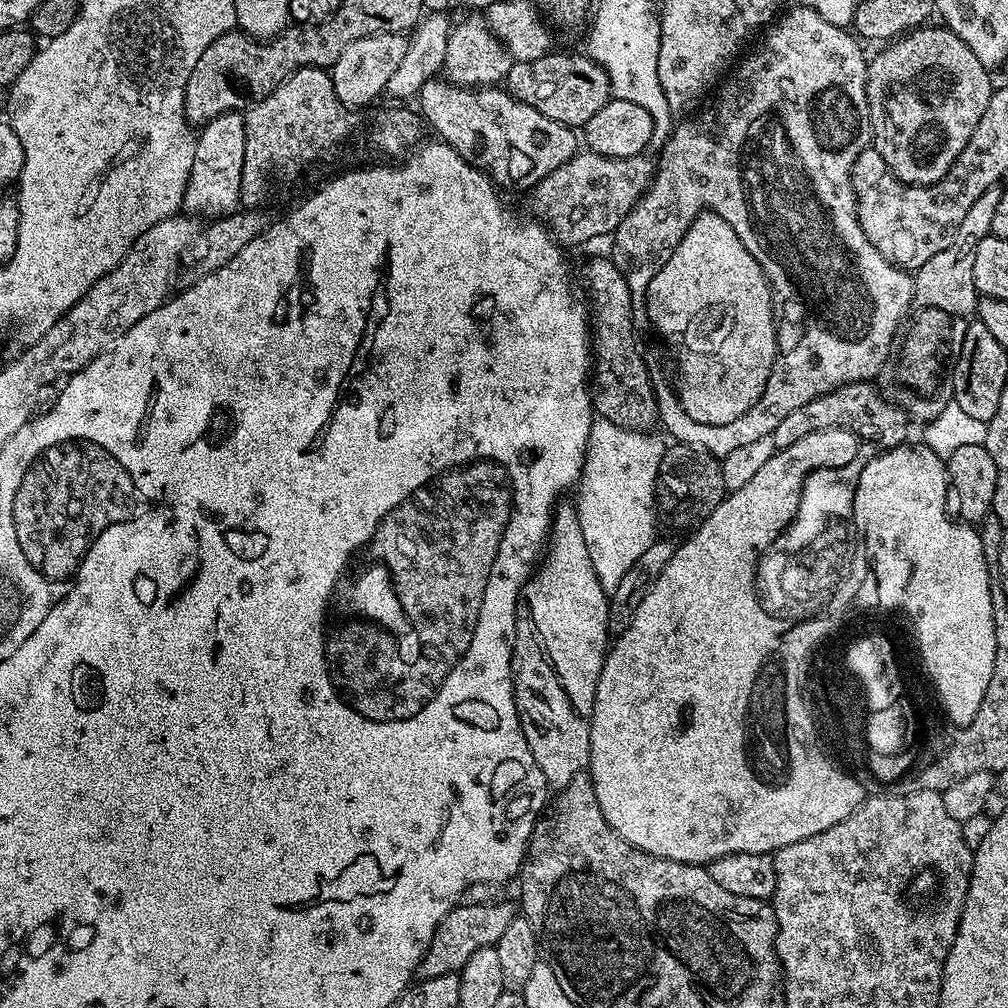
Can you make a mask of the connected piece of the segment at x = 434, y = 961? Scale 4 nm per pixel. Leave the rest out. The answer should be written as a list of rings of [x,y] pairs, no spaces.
[[[461,902],[452,908],[450,914],[446,914],[446,918],[438,926],[426,954],[420,959],[419,975],[429,980],[438,978],[442,974],[459,973],[460,969],[466,966],[470,954],[474,954],[474,950],[495,946],[498,938],[502,938],[502,934],[506,931],[506,926],[510,926],[510,922],[517,919],[518,916],[518,908],[515,903],[512,903],[513,905],[504,903],[469,904]]]

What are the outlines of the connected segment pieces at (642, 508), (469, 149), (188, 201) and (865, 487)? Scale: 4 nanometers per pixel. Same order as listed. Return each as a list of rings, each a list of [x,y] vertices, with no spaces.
[[[601,418],[593,419],[592,422],[588,449],[584,455],[584,468],[578,481],[580,497],[574,500],[574,507],[582,526],[582,538],[586,538],[586,550],[590,550],[590,562],[594,562],[594,572],[598,574],[598,582],[609,594],[616,589],[618,582],[622,582],[626,570],[630,570],[630,566],[634,566],[634,562],[642,558],[642,553],[658,536],[656,479],[660,476],[660,463],[666,444],[652,435],[656,434],[651,431],[632,432]]]
[[[433,78],[422,86],[419,115],[468,164],[488,173],[492,183],[504,188],[531,190],[542,178],[565,164],[578,151],[578,136],[564,124],[538,114],[534,106],[516,100],[500,86],[461,88],[444,78]]]
[[[244,112],[218,114],[218,118],[208,121],[196,136],[194,162],[190,166],[190,178],[184,195],[183,211],[197,212],[208,218],[221,218],[229,212],[237,211],[240,204],[242,186],[242,162],[246,154],[244,137]]]
[[[923,443],[911,444],[881,451],[876,454],[880,456],[871,457],[867,461],[868,472],[864,472],[864,480],[860,480],[860,496],[856,496],[856,516],[860,516],[860,520],[864,520],[864,528],[868,528],[868,532],[872,532],[872,528],[880,528],[880,532],[872,532],[872,536],[884,536],[884,540],[888,540],[888,544],[896,544],[896,553],[899,554],[901,562],[906,565],[910,574],[908,588],[903,592],[902,598],[906,598],[908,612],[912,612],[912,616],[916,616],[916,625],[920,627],[922,643],[930,650],[932,676],[936,676],[936,685],[940,687],[940,696],[944,696],[944,704],[948,704],[943,715],[946,720],[953,724],[953,729],[959,730],[970,726],[970,722],[974,722],[974,714],[978,714],[978,706],[982,706],[982,698],[986,698],[986,686],[990,686],[990,674],[994,674],[996,639],[994,638],[994,614],[992,613],[992,599],[990,598],[990,586],[994,583],[994,580],[988,571],[986,554],[979,531],[967,522],[957,522],[955,519],[952,521],[948,517],[950,481],[945,461],[938,454],[934,454],[934,450],[924,447]]]

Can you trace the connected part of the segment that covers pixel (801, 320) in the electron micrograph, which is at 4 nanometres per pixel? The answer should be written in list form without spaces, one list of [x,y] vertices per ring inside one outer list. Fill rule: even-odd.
[[[799,6],[790,8],[759,37],[759,40],[761,39],[760,45],[749,54],[748,60],[741,59],[739,61],[739,64],[741,63],[740,69],[738,69],[738,64],[735,71],[731,73],[731,76],[733,75],[732,80],[725,79],[723,81],[723,84],[725,83],[724,89],[722,89],[722,84],[719,89],[719,92],[721,91],[720,97],[713,102],[712,108],[706,109],[701,116],[693,115],[688,118],[693,118],[693,120],[688,120],[685,124],[677,123],[673,127],[672,135],[668,137],[664,149],[658,154],[658,167],[656,175],[652,178],[652,184],[644,191],[644,196],[634,206],[634,210],[630,210],[630,214],[626,214],[626,218],[622,218],[622,222],[610,240],[612,243],[610,258],[616,263],[621,274],[625,272],[654,272],[658,274],[658,270],[662,270],[662,266],[666,266],[670,254],[674,254],[674,250],[682,242],[682,238],[688,232],[688,227],[692,224],[692,219],[702,209],[711,210],[718,213],[722,218],[726,218],[726,222],[730,222],[730,226],[734,226],[734,234],[738,234],[738,238],[742,238],[742,246],[746,246],[746,250],[750,250],[750,254],[754,254],[754,258],[766,274],[768,285],[772,288],[772,307],[776,318],[776,361],[772,367],[770,378],[766,382],[766,390],[762,390],[762,398],[758,402],[754,402],[754,406],[750,406],[750,410],[746,410],[746,414],[742,414],[742,418],[734,418],[734,422],[726,422],[722,426],[710,426],[702,422],[694,422],[694,418],[690,418],[690,414],[686,414],[686,410],[682,410],[682,402],[676,394],[675,387],[669,381],[667,384],[660,376],[653,375],[651,377],[652,389],[656,395],[656,411],[662,428],[664,424],[665,430],[672,435],[673,441],[689,444],[692,448],[701,448],[703,452],[709,452],[710,455],[717,458],[730,455],[734,450],[738,450],[738,446],[750,446],[750,442],[758,442],[758,438],[771,436],[774,426],[778,426],[778,422],[782,422],[782,418],[786,418],[786,414],[790,414],[790,410],[798,410],[798,406],[806,406],[806,402],[810,402],[822,394],[830,394],[830,390],[838,390],[844,384],[863,384],[875,381],[890,354],[892,339],[896,337],[904,317],[908,315],[908,304],[912,300],[913,277],[905,269],[898,268],[886,258],[882,258],[882,254],[878,254],[878,250],[874,250],[870,238],[866,238],[866,234],[856,217],[856,195],[852,189],[852,167],[858,154],[862,154],[862,150],[872,144],[872,123],[870,122],[868,95],[866,94],[868,60],[866,55],[864,56],[863,50],[860,49],[861,41],[847,27],[830,26],[830,22],[826,22],[820,14],[814,14],[814,10]]]

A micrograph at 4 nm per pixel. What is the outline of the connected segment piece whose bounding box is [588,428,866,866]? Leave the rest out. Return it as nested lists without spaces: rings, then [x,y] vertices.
[[[831,428],[806,434],[806,438],[794,442],[794,446],[777,450],[770,462],[766,462],[750,482],[746,482],[746,486],[728,492],[724,501],[708,513],[689,535],[693,536],[677,547],[674,558],[666,562],[666,570],[658,574],[658,582],[650,586],[650,594],[642,598],[642,606],[638,606],[634,622],[630,622],[628,629],[611,641],[594,694],[588,768],[598,794],[598,806],[602,806],[606,822],[610,822],[612,829],[638,850],[674,862],[701,866],[712,864],[726,854],[774,854],[782,846],[790,846],[790,842],[802,842],[802,838],[810,838],[814,834],[822,834],[822,830],[830,830],[830,826],[838,826],[838,822],[854,814],[854,810],[864,803],[865,785],[859,779],[856,781],[851,771],[828,757],[825,745],[812,737],[814,714],[810,710],[802,710],[800,705],[796,676],[800,676],[800,660],[804,660],[804,652],[808,652],[808,648],[792,648],[792,548],[788,548],[788,544],[772,544],[772,540],[776,540],[776,532],[780,532],[780,524],[784,524],[784,520],[788,520],[788,512],[792,512],[792,500],[796,500],[796,488],[800,488],[804,468],[844,464],[844,460],[852,456],[852,448],[857,443],[858,438],[853,432]]]

